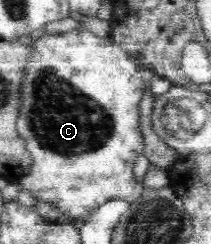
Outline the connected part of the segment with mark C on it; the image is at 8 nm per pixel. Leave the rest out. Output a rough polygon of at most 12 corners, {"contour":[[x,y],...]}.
{"contour":[[44,33],[22,79],[21,191],[88,221],[144,192],[140,64]]}

